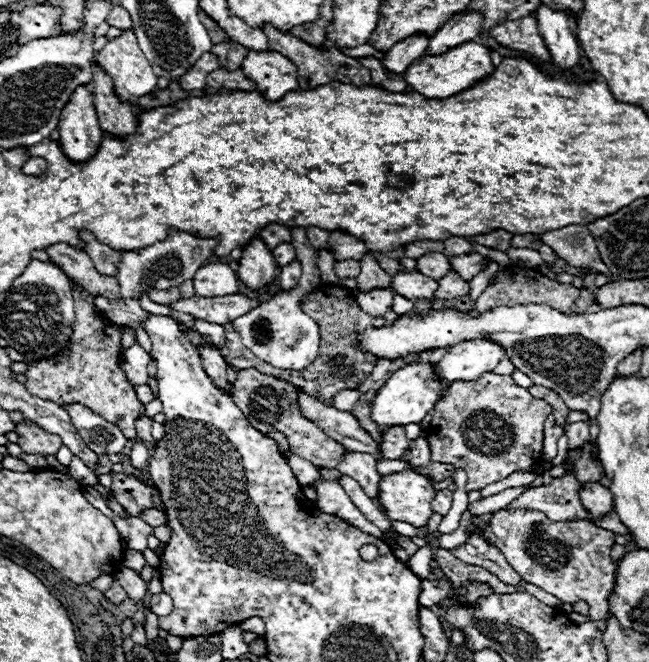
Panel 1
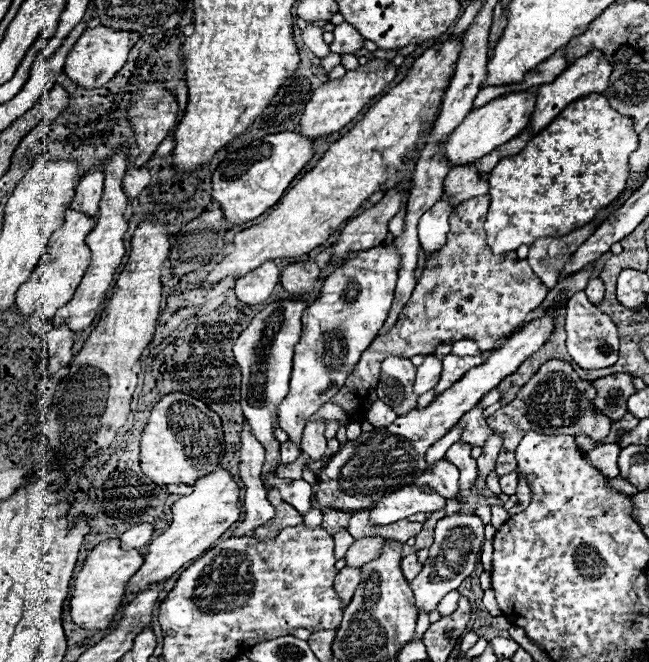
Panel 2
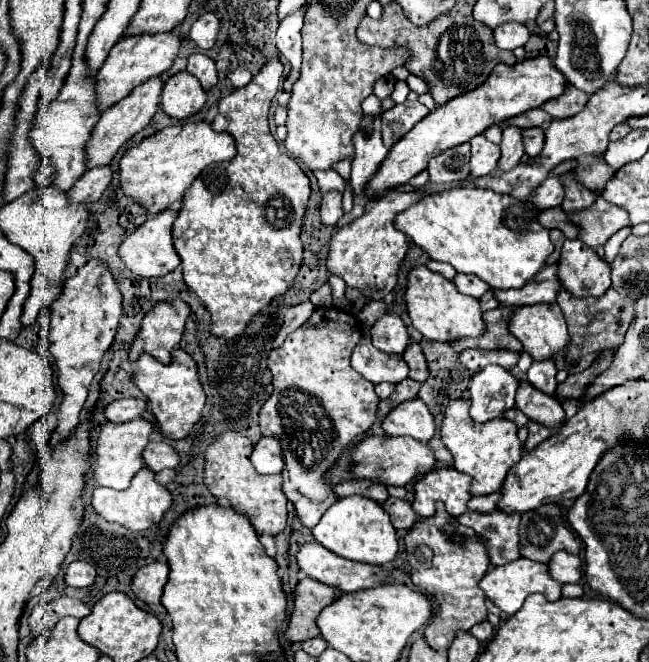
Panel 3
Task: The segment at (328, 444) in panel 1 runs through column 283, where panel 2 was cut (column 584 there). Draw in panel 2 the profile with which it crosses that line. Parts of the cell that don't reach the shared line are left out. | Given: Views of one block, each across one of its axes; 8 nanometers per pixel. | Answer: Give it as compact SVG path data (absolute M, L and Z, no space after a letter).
M560 360L544 362L542 368L528 380L528 384L520 388L518 396L510 404L502 406L492 416L488 416L488 426L492 430L504 432L504 446L496 462L496 474L504 476L504 472L516 470L514 452L522 436L526 436L528 432L544 432L552 436L562 432L570 436L588 434L594 440L604 440L610 432L612 420L592 406L594 398L596 398L596 388L592 386L592 382L582 380L568 362L560 362Z

